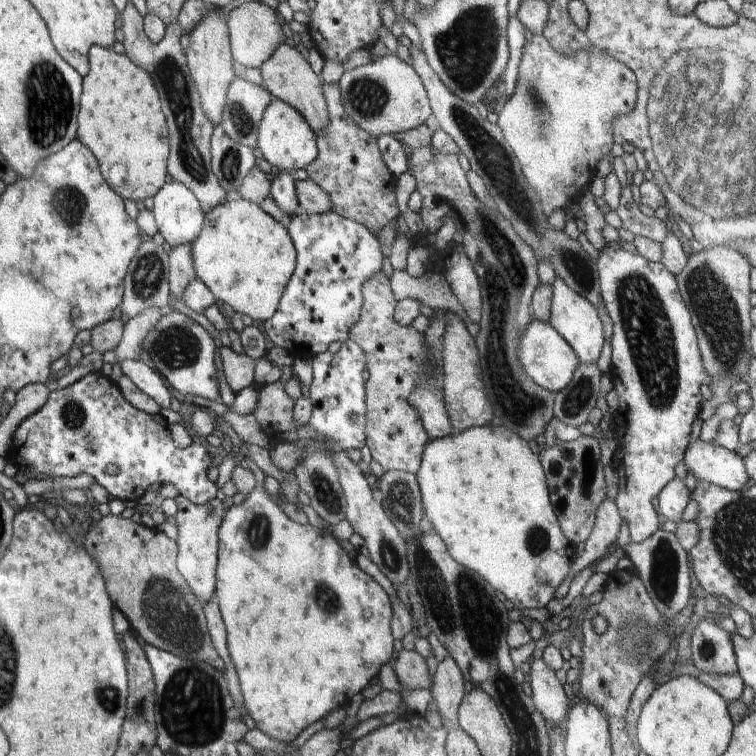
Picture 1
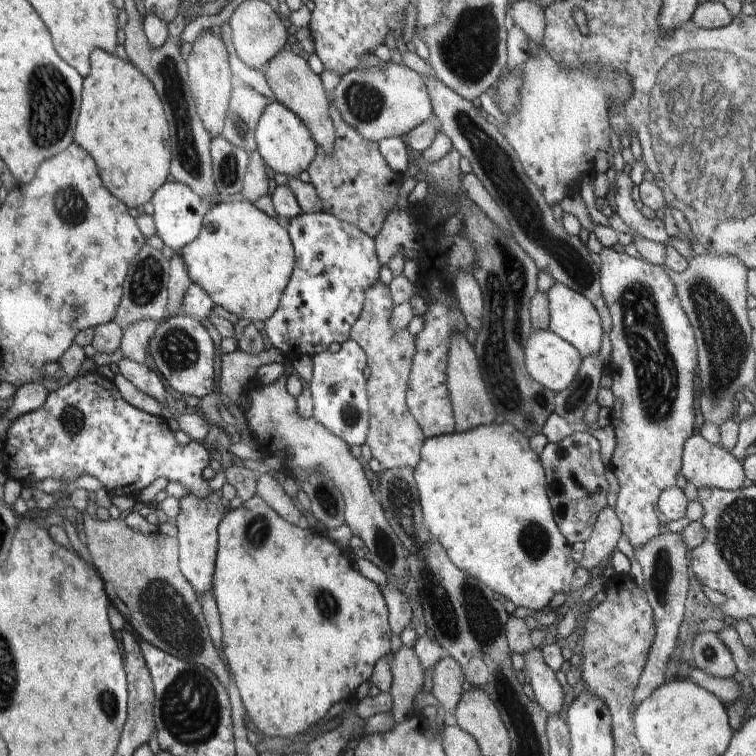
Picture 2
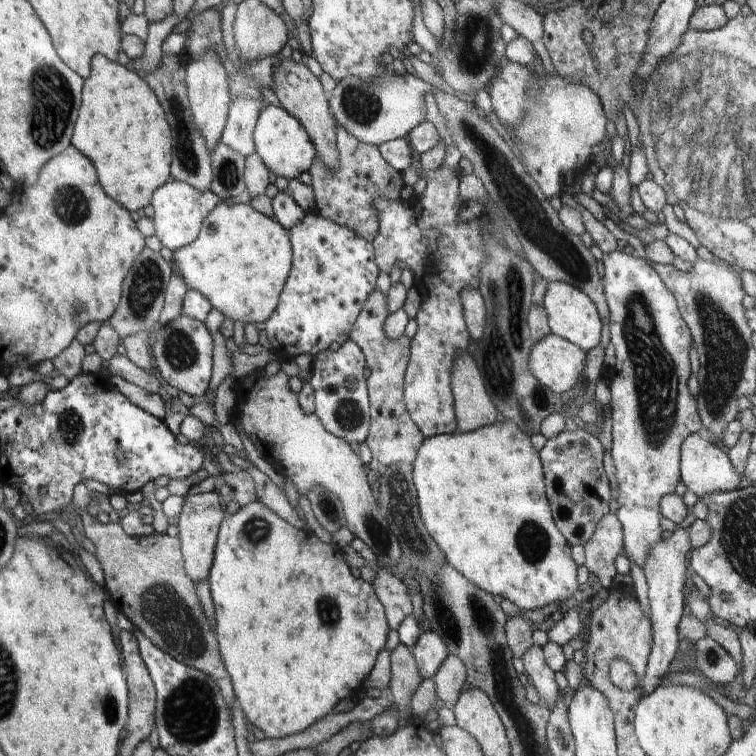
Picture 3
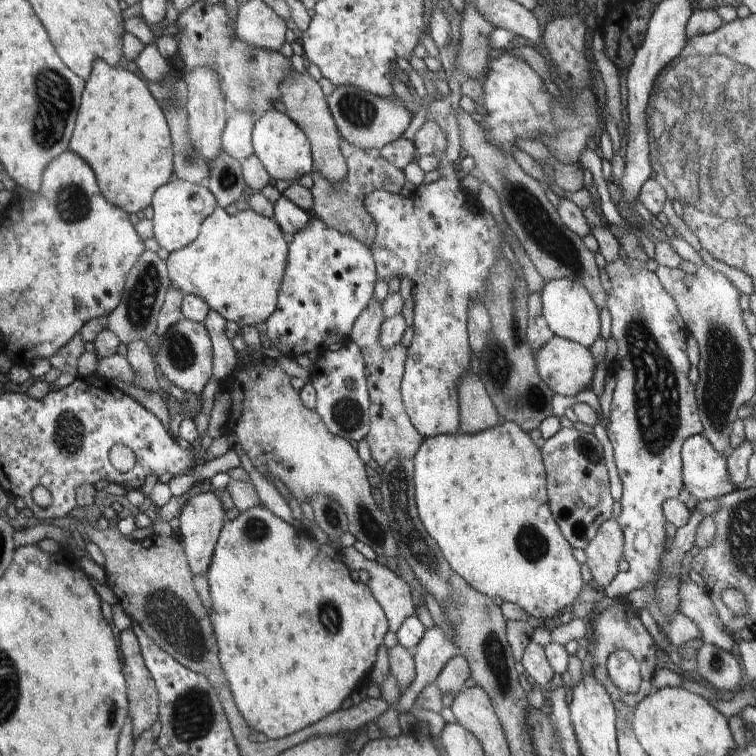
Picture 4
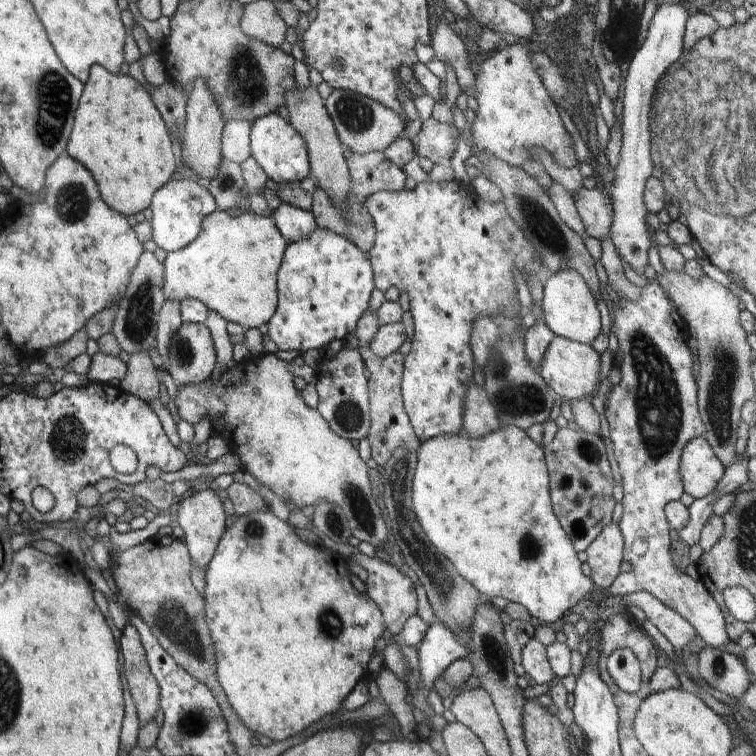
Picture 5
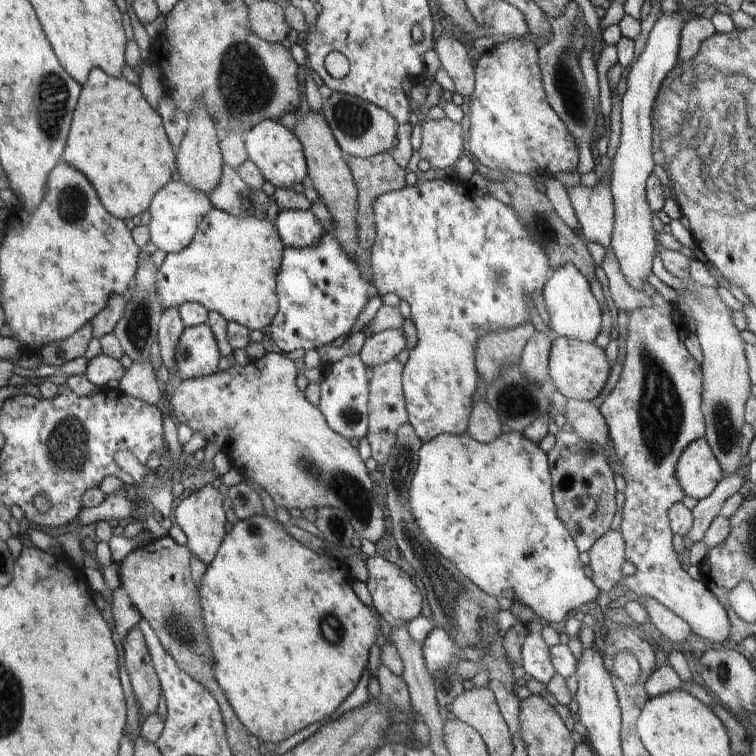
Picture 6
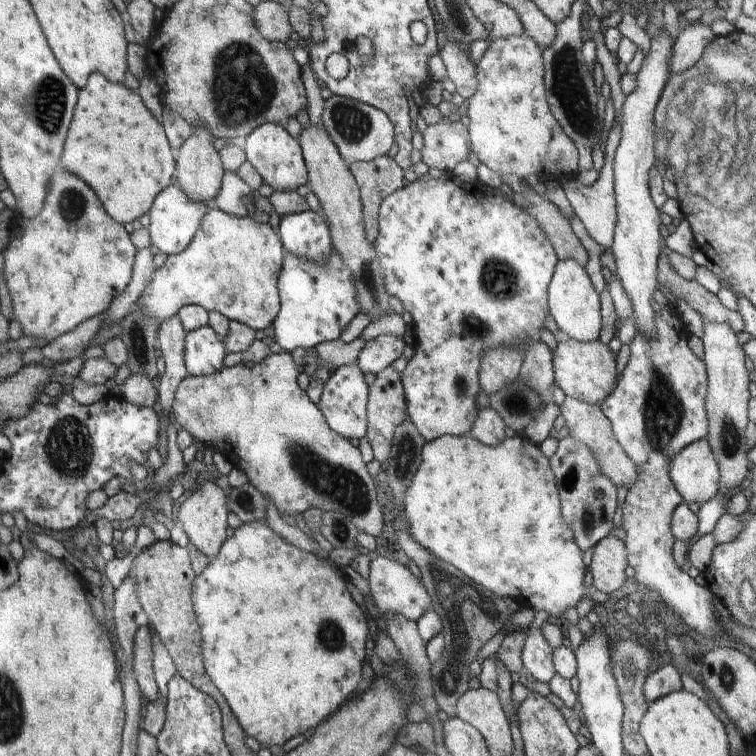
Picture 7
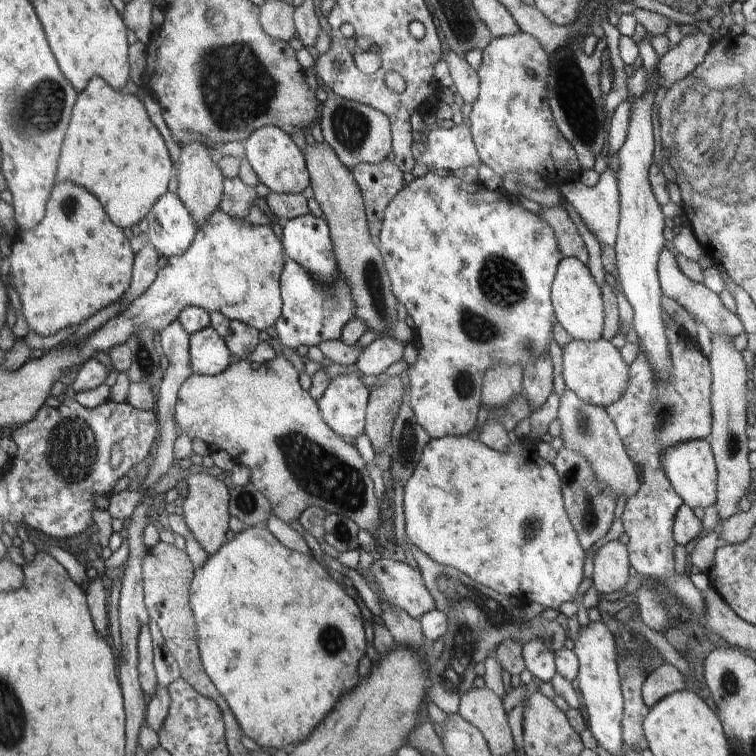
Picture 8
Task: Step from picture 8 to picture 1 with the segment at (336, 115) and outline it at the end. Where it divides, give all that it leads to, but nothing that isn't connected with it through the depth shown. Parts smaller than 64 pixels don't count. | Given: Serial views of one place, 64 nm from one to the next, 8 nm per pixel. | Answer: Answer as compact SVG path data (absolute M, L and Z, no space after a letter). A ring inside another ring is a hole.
M388 54L374 62L346 69L338 82L346 114L354 124L378 138L412 130L432 114L429 98L418 73L397 56Z

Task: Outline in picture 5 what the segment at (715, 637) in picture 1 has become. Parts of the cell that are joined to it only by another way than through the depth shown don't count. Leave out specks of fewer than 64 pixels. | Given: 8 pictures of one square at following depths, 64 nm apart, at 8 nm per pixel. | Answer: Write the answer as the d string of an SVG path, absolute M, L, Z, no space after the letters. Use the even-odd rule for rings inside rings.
M704 647L699 652L697 665L702 680L731 696L734 702L740 700L753 683L743 660L720 648Z

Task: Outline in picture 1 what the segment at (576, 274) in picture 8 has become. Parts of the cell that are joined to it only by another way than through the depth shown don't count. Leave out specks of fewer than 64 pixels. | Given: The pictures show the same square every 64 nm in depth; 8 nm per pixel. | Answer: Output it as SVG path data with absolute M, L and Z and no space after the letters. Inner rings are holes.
M560 277L554 280L549 323L574 349L580 363L596 363L605 342L602 323L592 303L572 290Z

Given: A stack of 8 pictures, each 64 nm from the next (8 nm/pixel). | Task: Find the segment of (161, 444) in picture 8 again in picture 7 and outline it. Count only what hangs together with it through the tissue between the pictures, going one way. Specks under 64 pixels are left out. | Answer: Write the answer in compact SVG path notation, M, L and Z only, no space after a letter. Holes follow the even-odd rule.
M178 315L164 321L158 329L158 347L164 357L166 370L156 382L157 400L160 410L169 414L174 404L178 385L189 375L184 362L184 347L186 331Z

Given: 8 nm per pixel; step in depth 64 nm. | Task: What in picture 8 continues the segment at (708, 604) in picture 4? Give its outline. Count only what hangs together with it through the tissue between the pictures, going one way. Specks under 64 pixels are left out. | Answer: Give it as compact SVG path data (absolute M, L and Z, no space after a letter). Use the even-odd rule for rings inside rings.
M671 318L669 325L665 324L665 333L667 334L669 357L671 358L671 370L667 373L667 376L662 379L653 372L646 353L638 343L637 358L629 366L627 387L623 395L605 409L616 425L619 437L622 439L622 444L628 453L629 459L633 460L640 481L638 492L626 501L621 516L624 530L630 537L627 544L630 564L638 573L649 576L651 582L656 582L658 586L662 584L662 586L668 588L678 601L694 615L693 620L689 622L690 624L694 622L703 624L703 616L705 615L704 593L694 586L687 575L678 576L674 571L674 548L676 548L677 542L674 540L672 525L677 510L683 505L683 500L678 496L664 472L661 454L662 451L665 451L665 448L674 447L675 444L688 442L689 440L705 439L712 432L712 375L708 358L702 355L696 341L689 336L684 327L677 325Z

